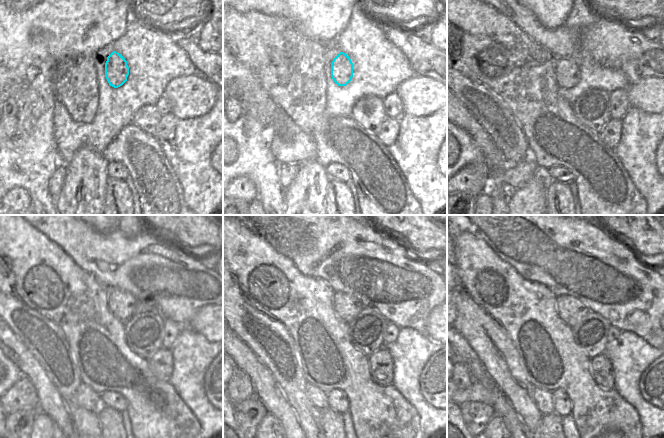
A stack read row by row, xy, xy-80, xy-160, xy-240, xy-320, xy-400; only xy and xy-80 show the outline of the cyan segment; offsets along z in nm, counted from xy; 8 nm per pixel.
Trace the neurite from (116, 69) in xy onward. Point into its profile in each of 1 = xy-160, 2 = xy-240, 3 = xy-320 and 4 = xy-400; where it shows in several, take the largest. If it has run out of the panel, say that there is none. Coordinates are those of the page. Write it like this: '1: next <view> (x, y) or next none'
1: next xy-160 (567, 73)
2: next xy-240 (122, 303)
3: next xy-320 (347, 307)
4: next xy-400 (570, 310)

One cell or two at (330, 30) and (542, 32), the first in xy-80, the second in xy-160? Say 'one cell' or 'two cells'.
two cells

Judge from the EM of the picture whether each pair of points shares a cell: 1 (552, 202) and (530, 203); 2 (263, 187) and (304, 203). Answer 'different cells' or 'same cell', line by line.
1: different cells
2: different cells

